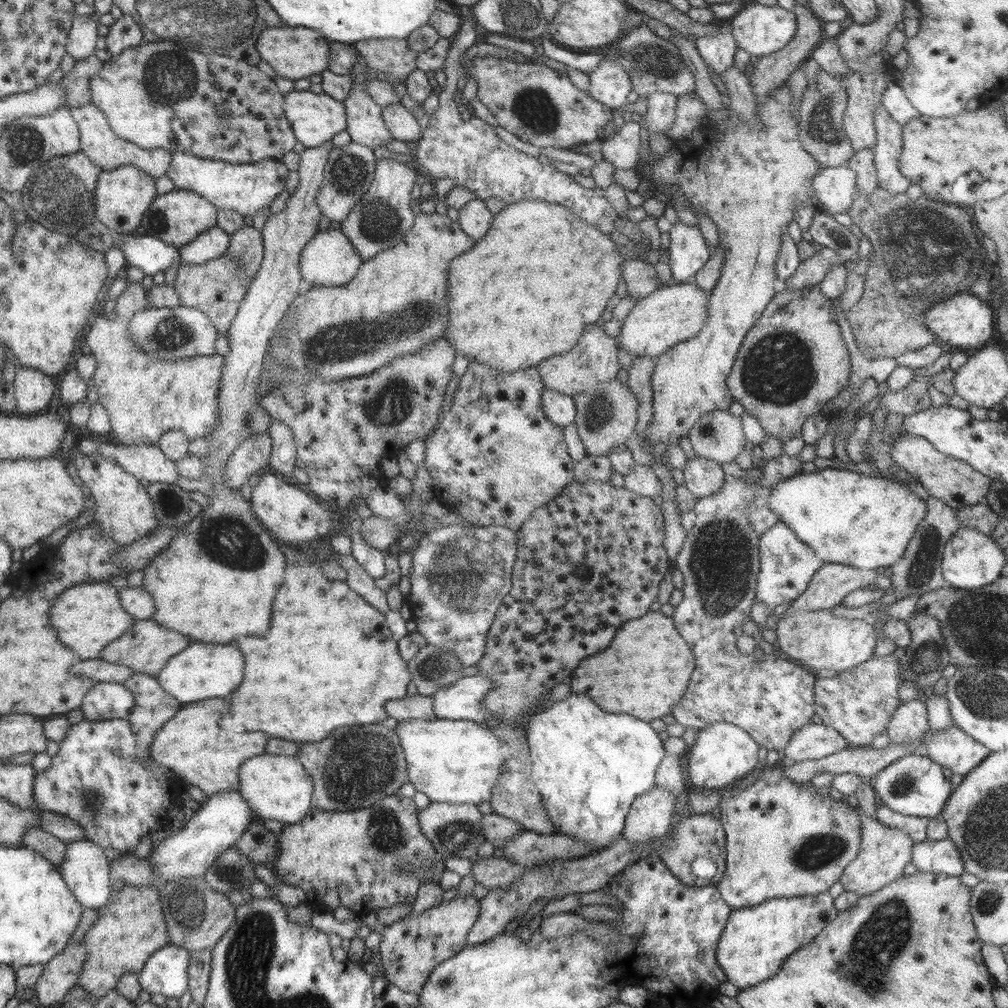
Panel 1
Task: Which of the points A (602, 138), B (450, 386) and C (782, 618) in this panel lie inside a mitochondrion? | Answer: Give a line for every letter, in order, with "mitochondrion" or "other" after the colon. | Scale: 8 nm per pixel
A: other
B: other
C: other

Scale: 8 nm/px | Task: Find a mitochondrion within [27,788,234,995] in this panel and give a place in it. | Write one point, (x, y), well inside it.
(186, 907)

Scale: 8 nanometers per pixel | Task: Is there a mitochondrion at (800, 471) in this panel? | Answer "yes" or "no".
no

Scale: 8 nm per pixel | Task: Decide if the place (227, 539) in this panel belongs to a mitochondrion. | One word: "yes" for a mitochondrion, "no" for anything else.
yes

